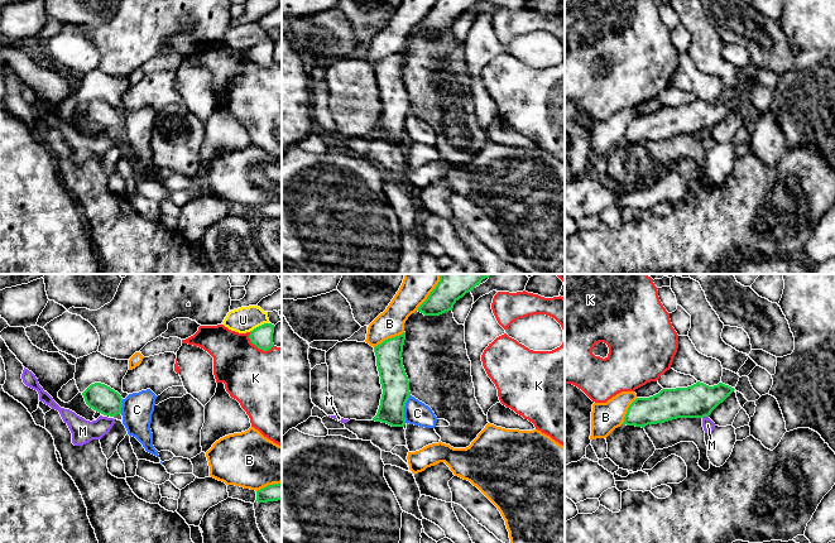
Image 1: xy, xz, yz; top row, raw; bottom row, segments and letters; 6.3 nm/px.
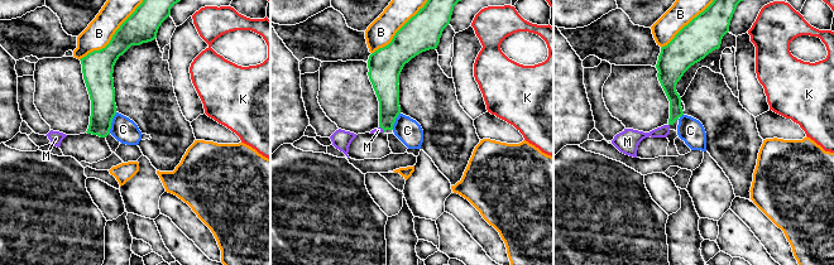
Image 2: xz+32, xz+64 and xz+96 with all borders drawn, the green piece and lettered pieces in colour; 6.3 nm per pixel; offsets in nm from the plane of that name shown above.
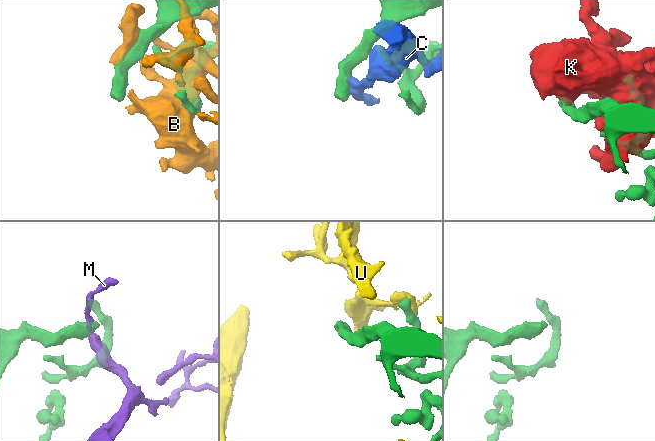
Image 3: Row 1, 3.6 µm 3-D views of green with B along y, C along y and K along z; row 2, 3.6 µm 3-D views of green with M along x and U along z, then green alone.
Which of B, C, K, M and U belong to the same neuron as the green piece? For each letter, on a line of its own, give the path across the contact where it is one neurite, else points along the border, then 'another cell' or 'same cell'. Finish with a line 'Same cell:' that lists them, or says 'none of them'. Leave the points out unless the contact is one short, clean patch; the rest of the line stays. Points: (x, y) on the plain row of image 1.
B: another cell
C: along xz (409, 111), (404, 124), (404, 139) | another cell
K: another cell
M: along yz (708, 133), (702, 135) | another cell
U: another cell
Same cell: none of them

